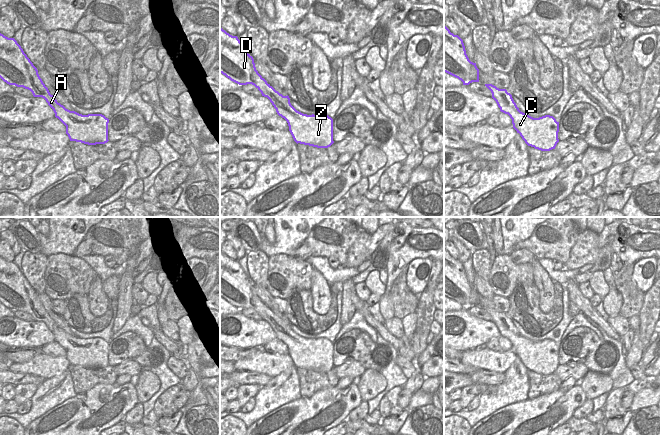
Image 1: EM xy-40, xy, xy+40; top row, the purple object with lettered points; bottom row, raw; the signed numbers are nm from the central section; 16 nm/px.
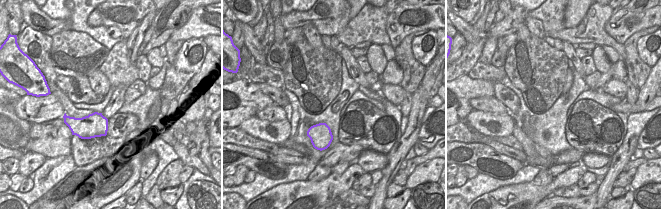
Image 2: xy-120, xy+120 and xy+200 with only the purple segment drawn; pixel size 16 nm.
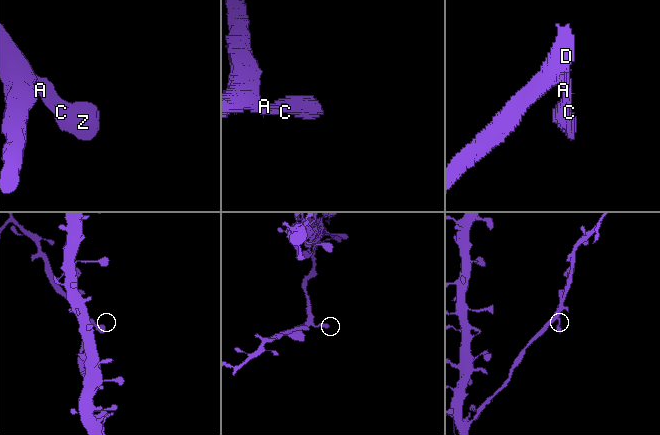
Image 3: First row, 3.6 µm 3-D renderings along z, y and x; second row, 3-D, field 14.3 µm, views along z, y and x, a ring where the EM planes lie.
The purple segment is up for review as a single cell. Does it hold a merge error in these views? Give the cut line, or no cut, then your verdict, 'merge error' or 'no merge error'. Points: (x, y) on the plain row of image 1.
cut none; no merge error

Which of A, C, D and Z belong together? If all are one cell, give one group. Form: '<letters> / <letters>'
A C D Z

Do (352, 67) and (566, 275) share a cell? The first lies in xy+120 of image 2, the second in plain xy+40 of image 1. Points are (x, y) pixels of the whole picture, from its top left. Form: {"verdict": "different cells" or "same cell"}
{"verdict": "different cells"}

